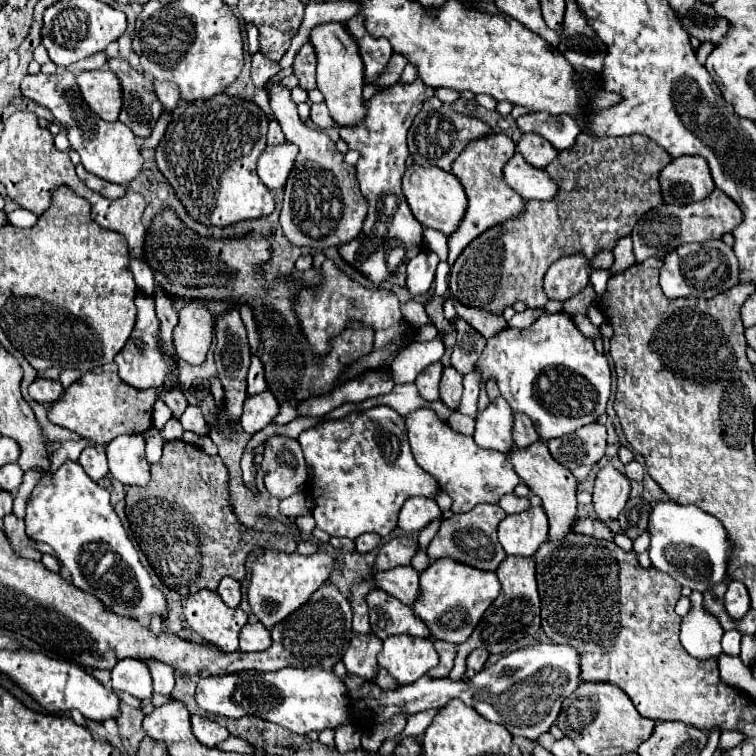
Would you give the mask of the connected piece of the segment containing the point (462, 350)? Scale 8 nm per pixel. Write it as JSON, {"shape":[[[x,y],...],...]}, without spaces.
{"shape":[[[455,319],[455,329],[457,329],[457,343],[451,353],[451,365],[461,375],[467,375],[475,369],[475,363],[485,349],[485,339],[463,319]]]}

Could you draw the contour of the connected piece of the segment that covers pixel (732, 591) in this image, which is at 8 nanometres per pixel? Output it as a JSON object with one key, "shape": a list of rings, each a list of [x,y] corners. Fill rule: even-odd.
{"shape":[[[729,581],[727,593],[725,593],[725,611],[733,619],[745,617],[745,613],[751,609],[749,593],[741,581]]]}

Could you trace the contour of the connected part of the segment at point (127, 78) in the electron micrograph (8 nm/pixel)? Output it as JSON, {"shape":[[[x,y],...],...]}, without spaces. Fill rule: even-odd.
{"shape":[[[109,59],[107,65],[121,81],[123,107],[119,121],[125,123],[137,137],[149,137],[163,107],[151,87],[151,79],[135,71],[125,59]]]}

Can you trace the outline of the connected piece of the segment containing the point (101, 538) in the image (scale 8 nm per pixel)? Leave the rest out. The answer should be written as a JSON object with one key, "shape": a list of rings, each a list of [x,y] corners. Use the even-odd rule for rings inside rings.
{"shape":[[[69,461],[35,485],[27,505],[25,531],[29,539],[51,545],[71,573],[71,583],[95,595],[105,609],[137,621],[141,615],[167,621],[167,597],[153,585],[149,571],[141,565],[121,519],[109,503],[107,489],[91,481],[79,463]]]}

